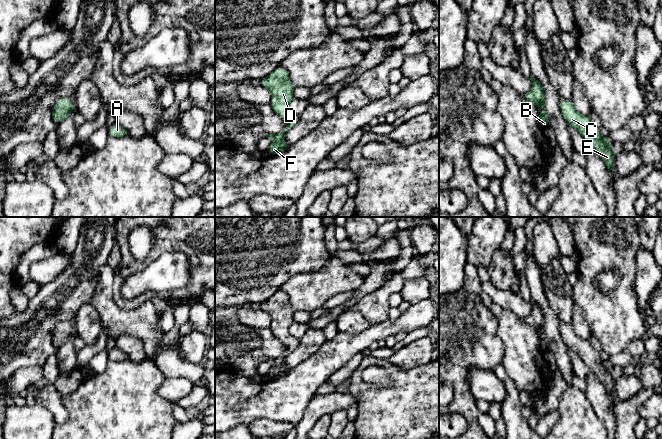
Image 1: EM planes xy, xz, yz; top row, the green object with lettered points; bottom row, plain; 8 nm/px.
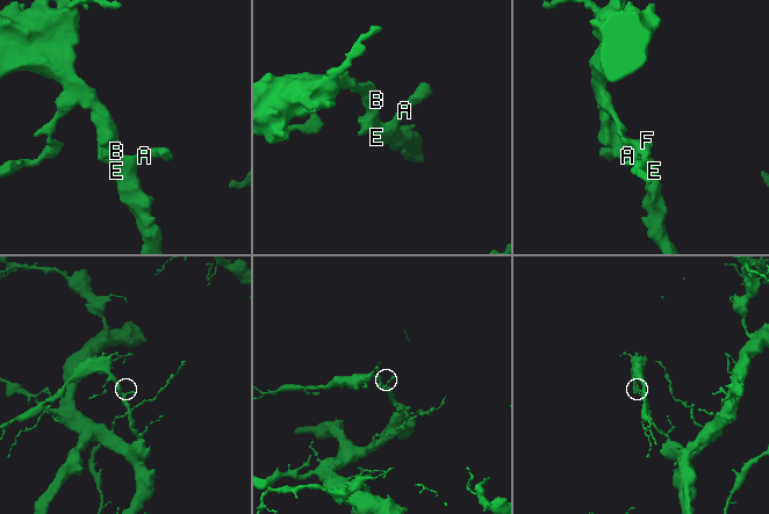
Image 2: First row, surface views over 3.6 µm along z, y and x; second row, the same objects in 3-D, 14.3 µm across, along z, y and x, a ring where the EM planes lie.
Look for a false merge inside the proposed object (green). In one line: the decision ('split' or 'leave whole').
leave whole

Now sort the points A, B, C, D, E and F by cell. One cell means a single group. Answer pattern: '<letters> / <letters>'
A B C D E F

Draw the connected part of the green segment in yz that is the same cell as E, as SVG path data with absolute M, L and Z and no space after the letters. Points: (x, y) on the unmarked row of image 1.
M566 323L560 324L560 335L566 346L574 351L597 377L597 379L606 387L608 393L615 395L615 380L611 374L611 366L608 361L604 361L600 357L589 339L581 339L574 332L571 325Z

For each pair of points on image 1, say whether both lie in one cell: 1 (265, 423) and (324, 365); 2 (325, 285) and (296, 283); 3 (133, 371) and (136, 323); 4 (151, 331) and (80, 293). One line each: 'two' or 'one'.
1: two
2: one
3: two
4: two

